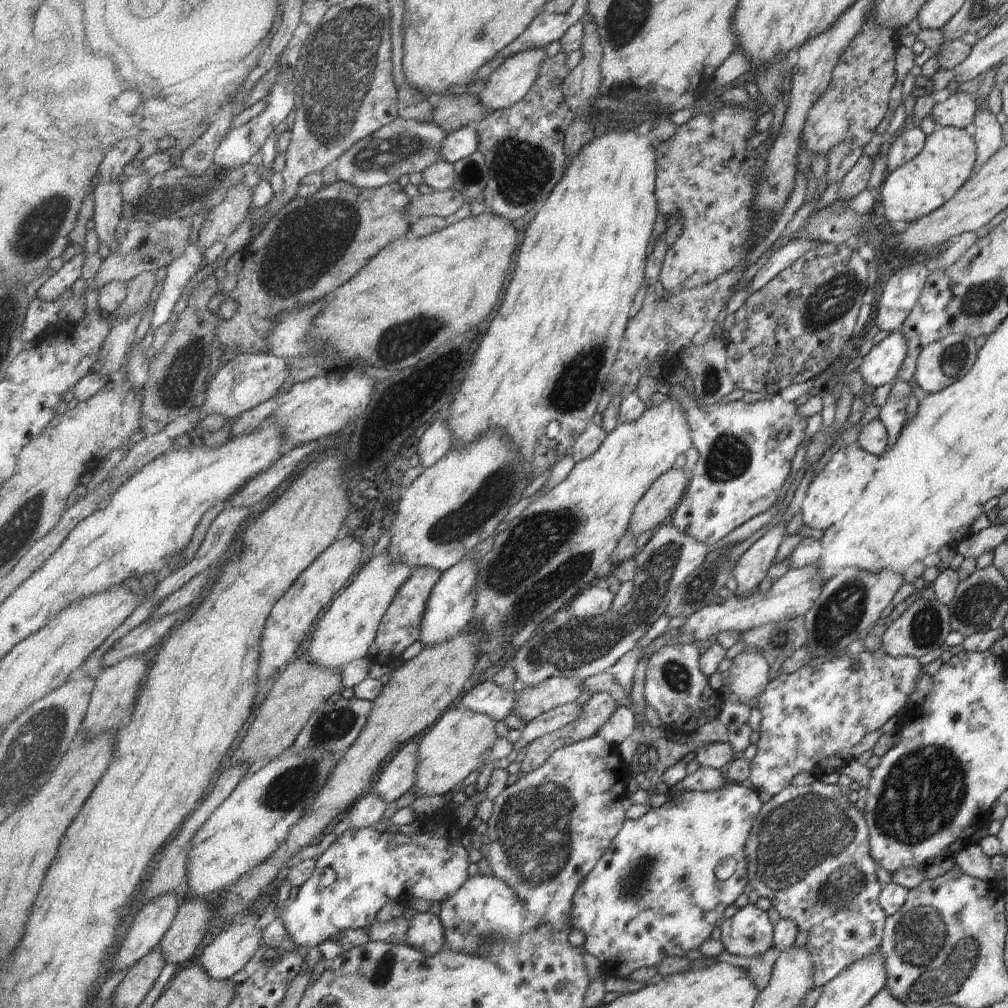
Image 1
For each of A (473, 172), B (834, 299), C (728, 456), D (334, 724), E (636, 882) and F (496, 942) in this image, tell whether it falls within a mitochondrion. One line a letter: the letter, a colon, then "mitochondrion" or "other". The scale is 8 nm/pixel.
A: mitochondrion
B: mitochondrion
C: mitochondrion
D: mitochondrion
E: mitochondrion
F: mitochondrion

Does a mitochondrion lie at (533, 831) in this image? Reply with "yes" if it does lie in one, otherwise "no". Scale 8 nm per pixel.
yes

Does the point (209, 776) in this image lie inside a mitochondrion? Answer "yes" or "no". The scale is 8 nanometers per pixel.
no

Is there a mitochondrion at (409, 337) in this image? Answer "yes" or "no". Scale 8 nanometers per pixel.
yes

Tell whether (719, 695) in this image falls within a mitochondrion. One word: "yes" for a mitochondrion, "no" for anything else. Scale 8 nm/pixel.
no

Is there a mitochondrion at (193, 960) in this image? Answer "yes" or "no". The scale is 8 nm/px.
no

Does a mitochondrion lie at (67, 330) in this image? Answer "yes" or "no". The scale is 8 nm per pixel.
no

